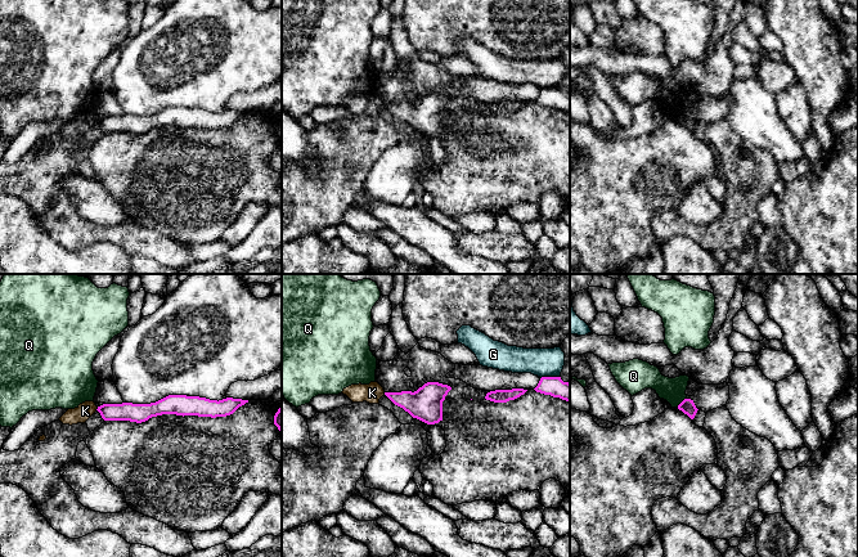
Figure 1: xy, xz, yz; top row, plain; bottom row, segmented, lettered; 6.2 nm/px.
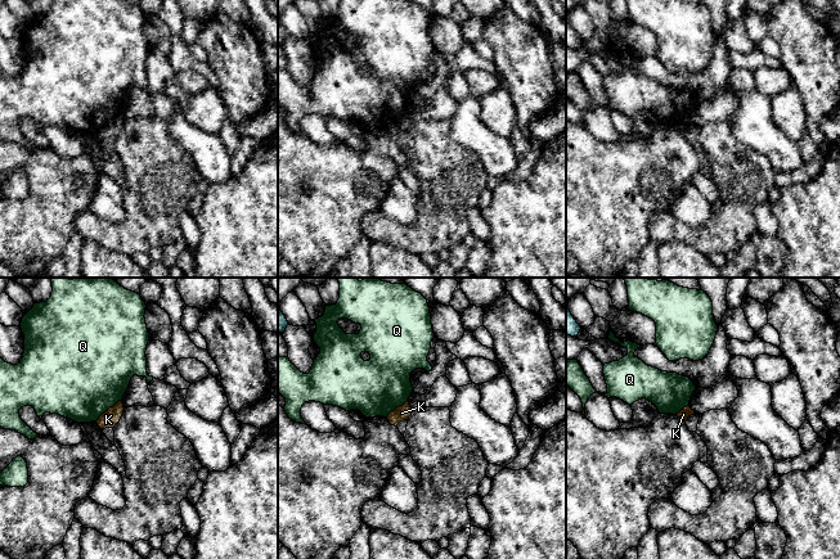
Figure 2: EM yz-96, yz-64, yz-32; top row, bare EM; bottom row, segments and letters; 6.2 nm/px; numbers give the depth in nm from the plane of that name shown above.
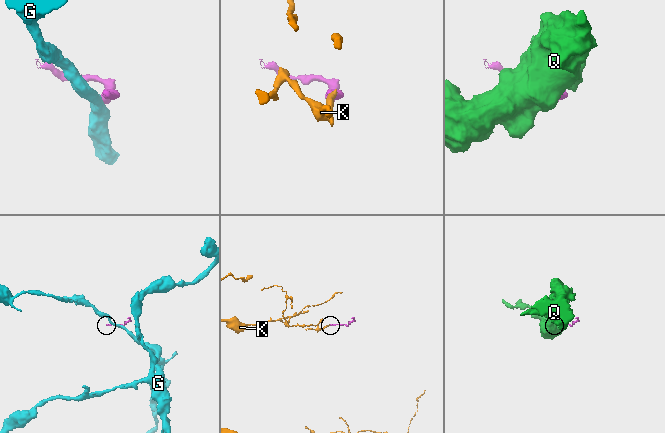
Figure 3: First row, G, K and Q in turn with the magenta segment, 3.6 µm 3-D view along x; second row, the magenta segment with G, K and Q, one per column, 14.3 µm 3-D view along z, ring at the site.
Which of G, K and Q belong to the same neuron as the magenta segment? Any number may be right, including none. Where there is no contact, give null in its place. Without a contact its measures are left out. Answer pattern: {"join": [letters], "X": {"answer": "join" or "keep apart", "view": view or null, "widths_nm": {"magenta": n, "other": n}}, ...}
{"join": [], "G": {"answer": "keep apart", "view": "xz", "widths_nm": {"magenta": 120, "other": 180}}, "K": {"answer": "keep apart", "view": "xy", "widths_nm": {"magenta": 110, "other": 100}}, "Q": {"answer": "keep apart", "view": "yz", "widths_nm": {"magenta": 90, "other": 160}}}

